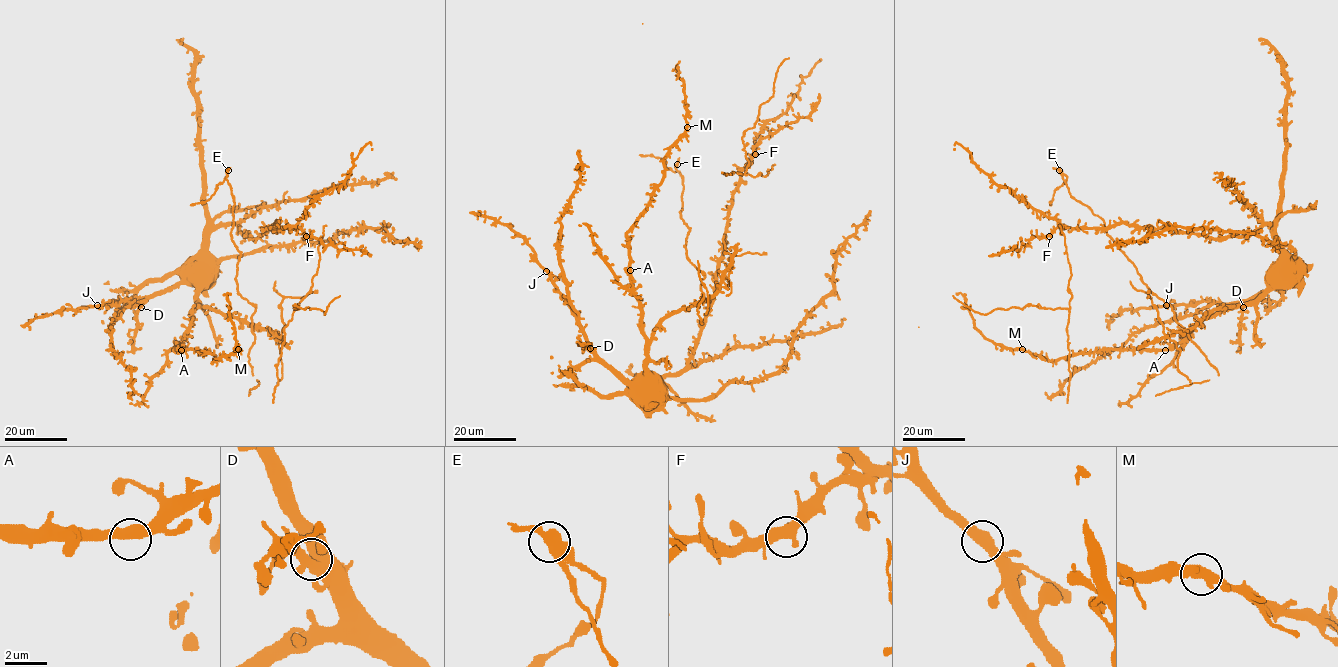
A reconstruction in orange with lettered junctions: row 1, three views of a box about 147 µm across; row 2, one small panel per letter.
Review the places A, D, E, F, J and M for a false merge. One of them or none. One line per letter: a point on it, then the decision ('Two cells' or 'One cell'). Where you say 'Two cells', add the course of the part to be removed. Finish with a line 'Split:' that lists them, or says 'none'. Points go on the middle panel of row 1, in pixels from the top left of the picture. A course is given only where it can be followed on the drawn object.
A: Place: (630, 270). One cell
D: Place: (590, 348). One cell
E: Place: (677, 164). Two cells. Course of the part to remove: (677, 163), (676, 170), (673, 171), (663, 159), (639, 155)
F: Place: (755, 154). One cell
J: Place: (546, 271). One cell
M: Place: (687, 127). One cell
Split: E

